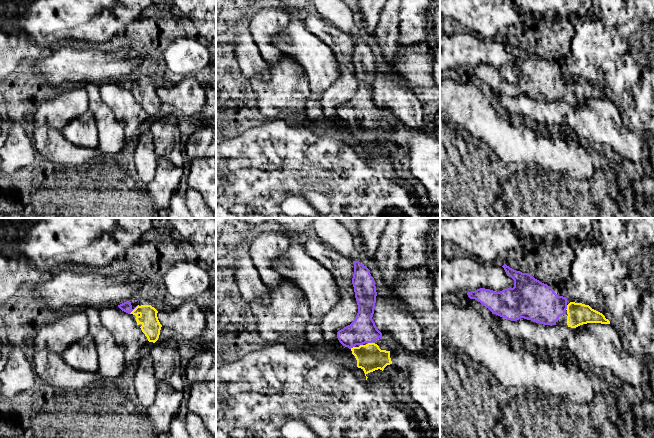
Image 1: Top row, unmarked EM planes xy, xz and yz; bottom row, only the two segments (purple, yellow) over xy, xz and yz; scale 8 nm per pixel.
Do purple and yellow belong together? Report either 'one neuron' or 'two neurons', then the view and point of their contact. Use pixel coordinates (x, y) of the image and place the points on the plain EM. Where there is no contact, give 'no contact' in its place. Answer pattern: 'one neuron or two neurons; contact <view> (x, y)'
one neuron; contact xy (133, 85)

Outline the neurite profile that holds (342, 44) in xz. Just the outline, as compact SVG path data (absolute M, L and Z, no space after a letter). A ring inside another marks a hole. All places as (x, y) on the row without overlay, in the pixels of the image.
M307 13L303 18L306 28L332 49L338 61L340 78L323 92L319 100L323 109L323 120L340 135L349 124L339 118L337 108L350 101L358 89L352 60L354 40L349 33L343 32L323 18Z

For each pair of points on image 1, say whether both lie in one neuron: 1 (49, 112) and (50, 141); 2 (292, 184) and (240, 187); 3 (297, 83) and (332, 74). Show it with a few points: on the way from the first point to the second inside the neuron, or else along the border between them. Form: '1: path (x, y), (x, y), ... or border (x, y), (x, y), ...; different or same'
1: border (35, 123), (60, 131); different
2: border (271, 161), (271, 198), (269, 200); different
3: border (296, 60), (306, 74), (309, 91), (312, 96); different

